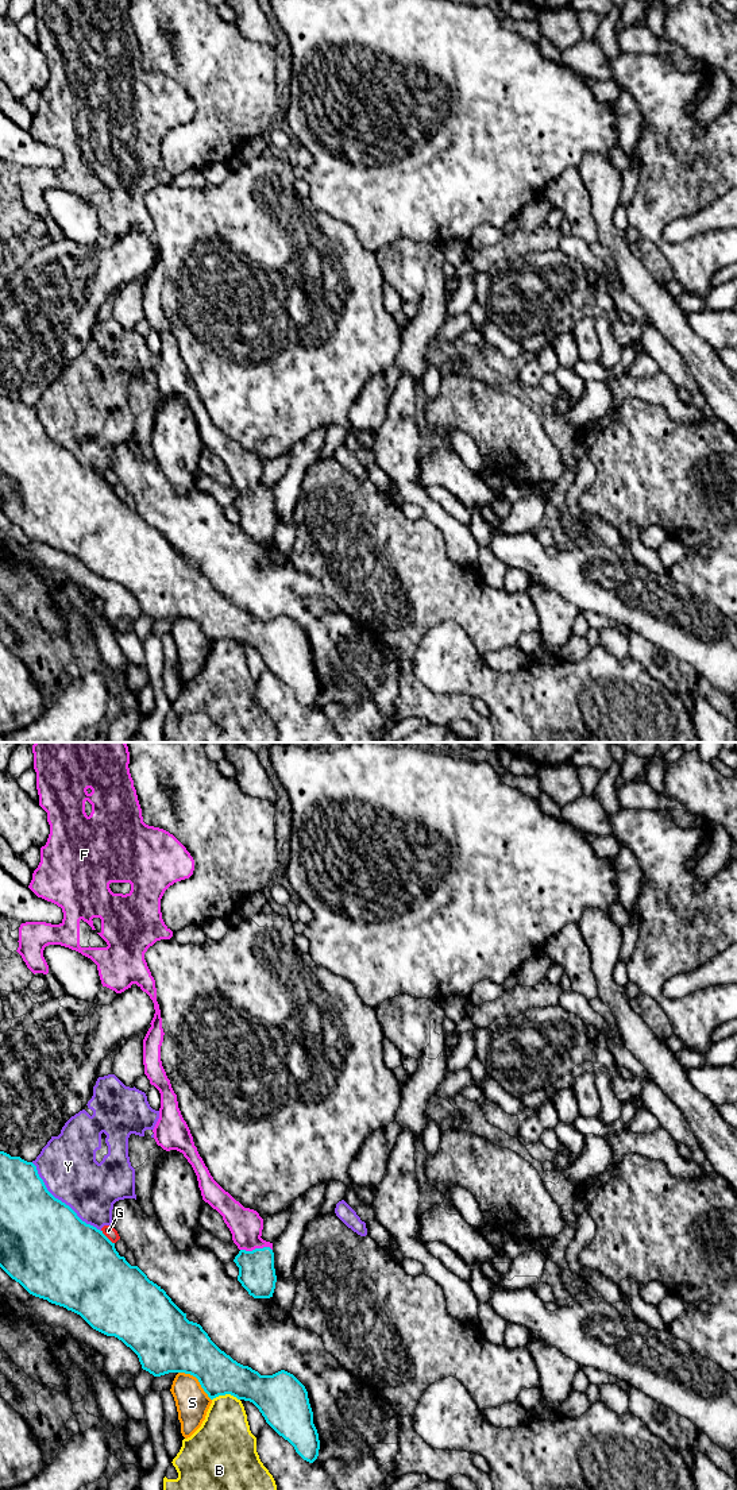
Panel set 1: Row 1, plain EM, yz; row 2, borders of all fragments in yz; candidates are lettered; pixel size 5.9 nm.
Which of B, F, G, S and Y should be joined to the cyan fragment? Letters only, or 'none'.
F

